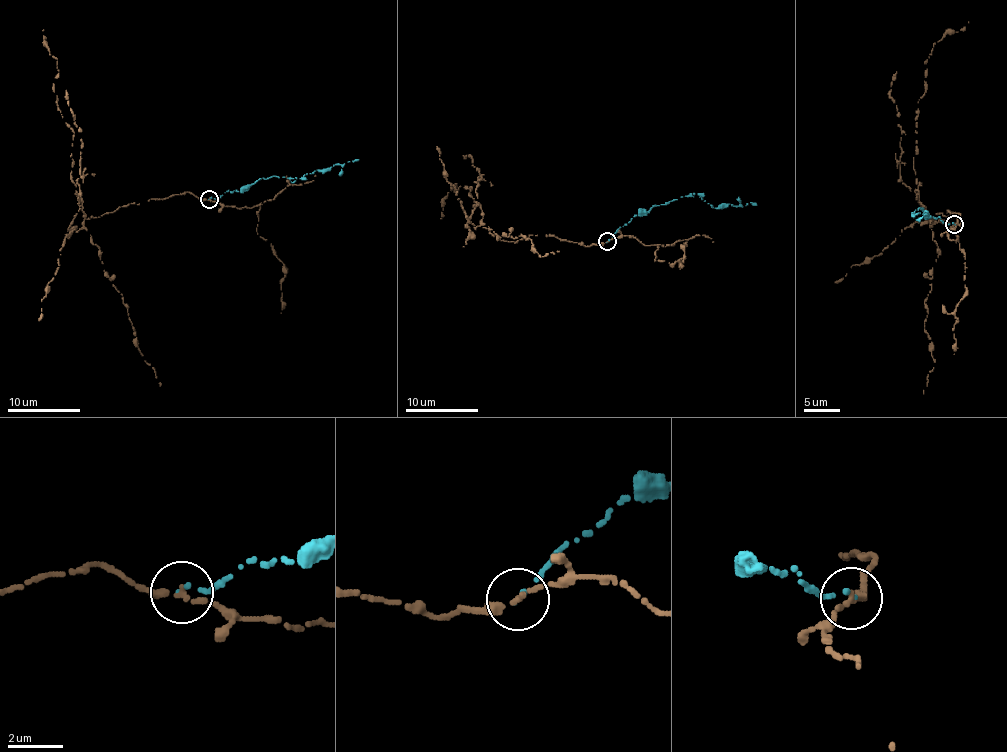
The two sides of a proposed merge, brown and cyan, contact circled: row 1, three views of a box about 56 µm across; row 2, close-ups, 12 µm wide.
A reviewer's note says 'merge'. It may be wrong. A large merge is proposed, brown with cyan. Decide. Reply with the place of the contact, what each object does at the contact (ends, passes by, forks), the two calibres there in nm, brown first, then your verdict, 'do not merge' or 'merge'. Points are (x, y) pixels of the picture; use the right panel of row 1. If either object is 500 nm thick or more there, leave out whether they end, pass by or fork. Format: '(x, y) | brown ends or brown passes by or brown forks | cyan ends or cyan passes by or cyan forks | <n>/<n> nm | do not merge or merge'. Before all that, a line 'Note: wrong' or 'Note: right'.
Note: wrong
(954, 224) | brown passes by | cyan ends | 200/100 nm | do not merge

